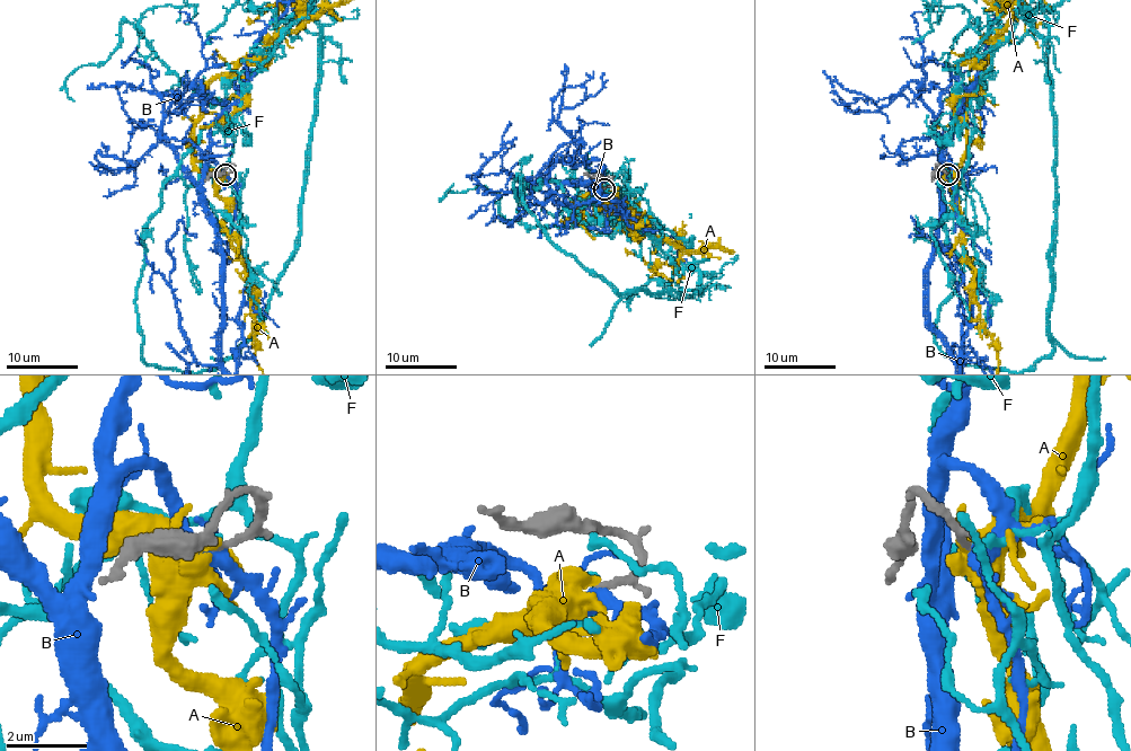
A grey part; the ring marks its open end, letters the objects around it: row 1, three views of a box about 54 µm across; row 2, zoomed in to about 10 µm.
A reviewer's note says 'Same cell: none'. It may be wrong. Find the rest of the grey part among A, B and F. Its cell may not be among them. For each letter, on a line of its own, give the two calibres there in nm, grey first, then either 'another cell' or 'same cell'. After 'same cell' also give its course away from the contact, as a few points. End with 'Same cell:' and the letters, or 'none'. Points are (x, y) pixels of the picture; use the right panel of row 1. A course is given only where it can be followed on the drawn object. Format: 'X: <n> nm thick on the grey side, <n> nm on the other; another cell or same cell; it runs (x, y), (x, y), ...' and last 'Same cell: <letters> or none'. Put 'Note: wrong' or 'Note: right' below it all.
A: 130 nm thick on the grey side, 340 nm on the other; another cell
B: 130 nm thick on the grey side, 360 nm on the other; another cell
F: 110 nm thick on the grey side, 140 nm on the other; same cell
Same cell: F
Note: wrong

